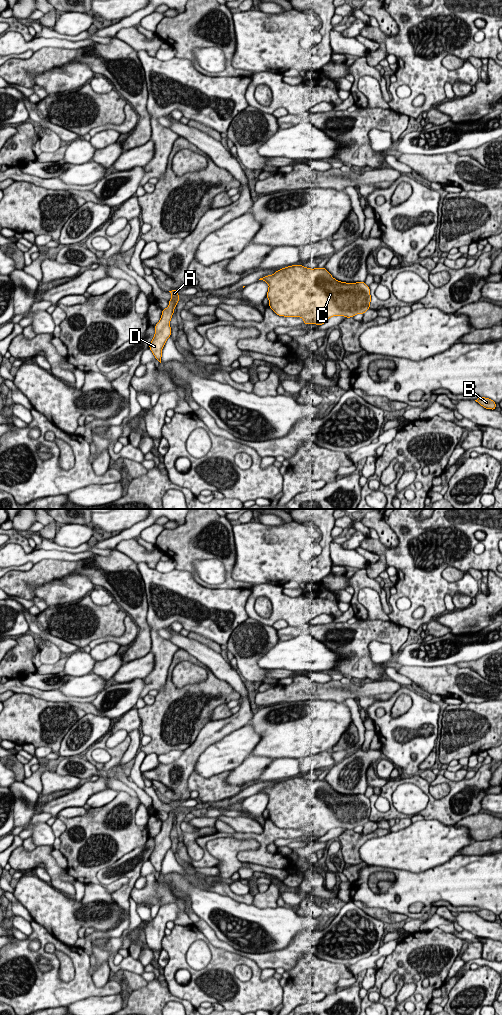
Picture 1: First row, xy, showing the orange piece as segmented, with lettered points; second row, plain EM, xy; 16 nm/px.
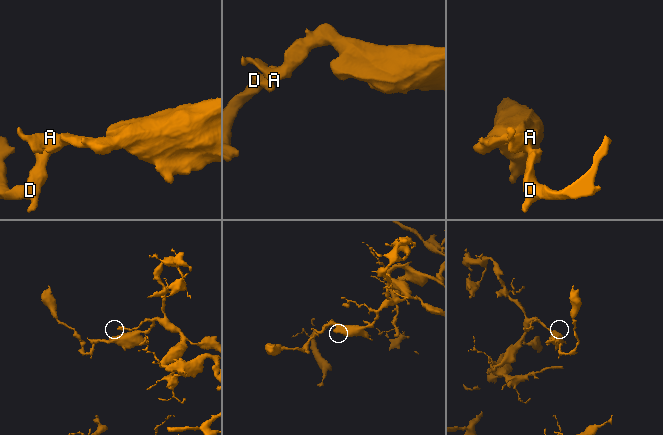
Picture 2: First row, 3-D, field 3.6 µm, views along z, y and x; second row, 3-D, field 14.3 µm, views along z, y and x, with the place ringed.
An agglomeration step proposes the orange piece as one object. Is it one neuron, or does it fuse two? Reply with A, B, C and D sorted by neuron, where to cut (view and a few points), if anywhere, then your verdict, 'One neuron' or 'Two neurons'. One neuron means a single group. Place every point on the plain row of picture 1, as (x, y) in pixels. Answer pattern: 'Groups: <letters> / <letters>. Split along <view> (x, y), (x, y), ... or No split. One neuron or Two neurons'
Groups: A B C D. No split. One neuron

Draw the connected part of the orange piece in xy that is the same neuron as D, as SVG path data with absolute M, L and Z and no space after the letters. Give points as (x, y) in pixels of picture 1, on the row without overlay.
M176 801L169 803L172 810L169 812L169 818L162 822L160 833L155 837L155 846L149 860L156 872L161 875L162 861L167 851L171 848L170 833L174 825L174 820L179 813L179 807Z

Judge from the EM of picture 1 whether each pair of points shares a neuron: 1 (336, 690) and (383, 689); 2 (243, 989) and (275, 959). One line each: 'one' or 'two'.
1: one
2: two

